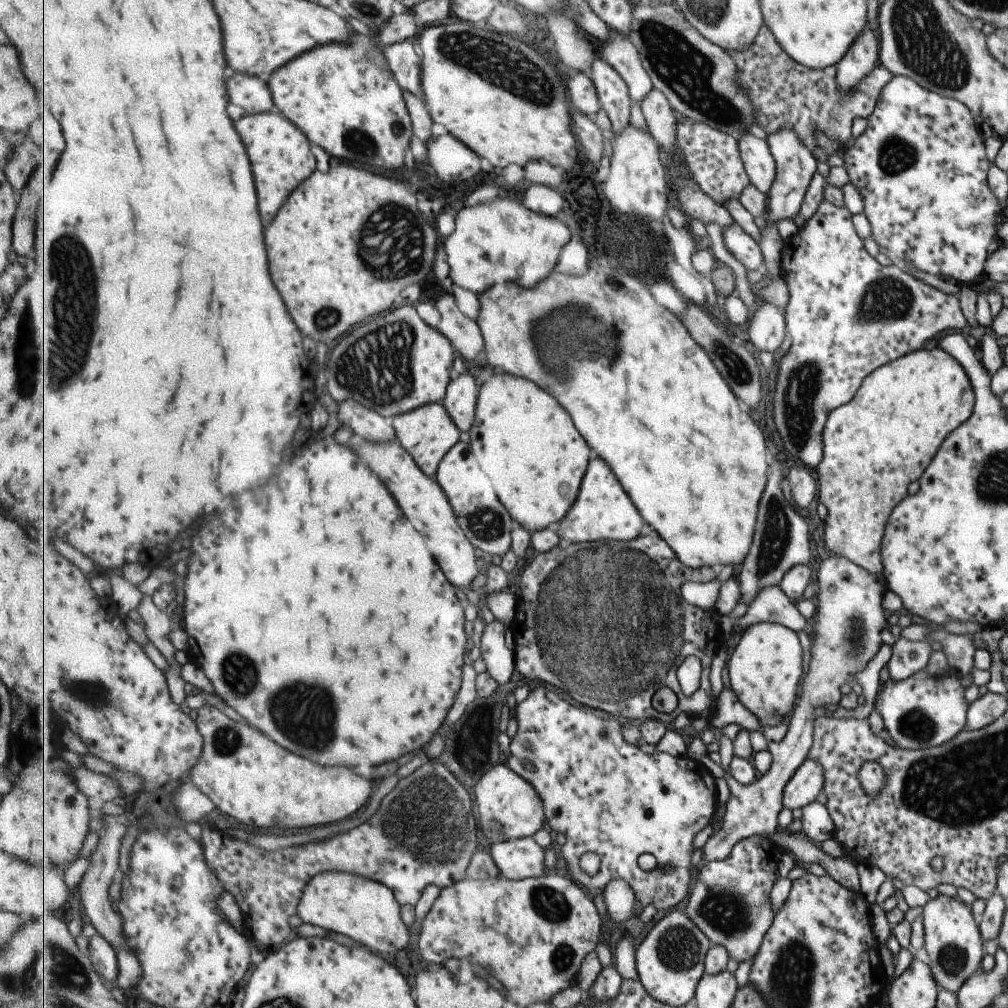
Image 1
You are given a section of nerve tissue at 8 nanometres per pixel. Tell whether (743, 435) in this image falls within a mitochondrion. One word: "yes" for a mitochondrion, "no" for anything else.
no

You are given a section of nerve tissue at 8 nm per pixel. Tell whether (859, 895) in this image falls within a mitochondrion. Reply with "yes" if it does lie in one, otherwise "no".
no

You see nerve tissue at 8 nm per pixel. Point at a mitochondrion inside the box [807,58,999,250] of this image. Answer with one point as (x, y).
(895, 154)

